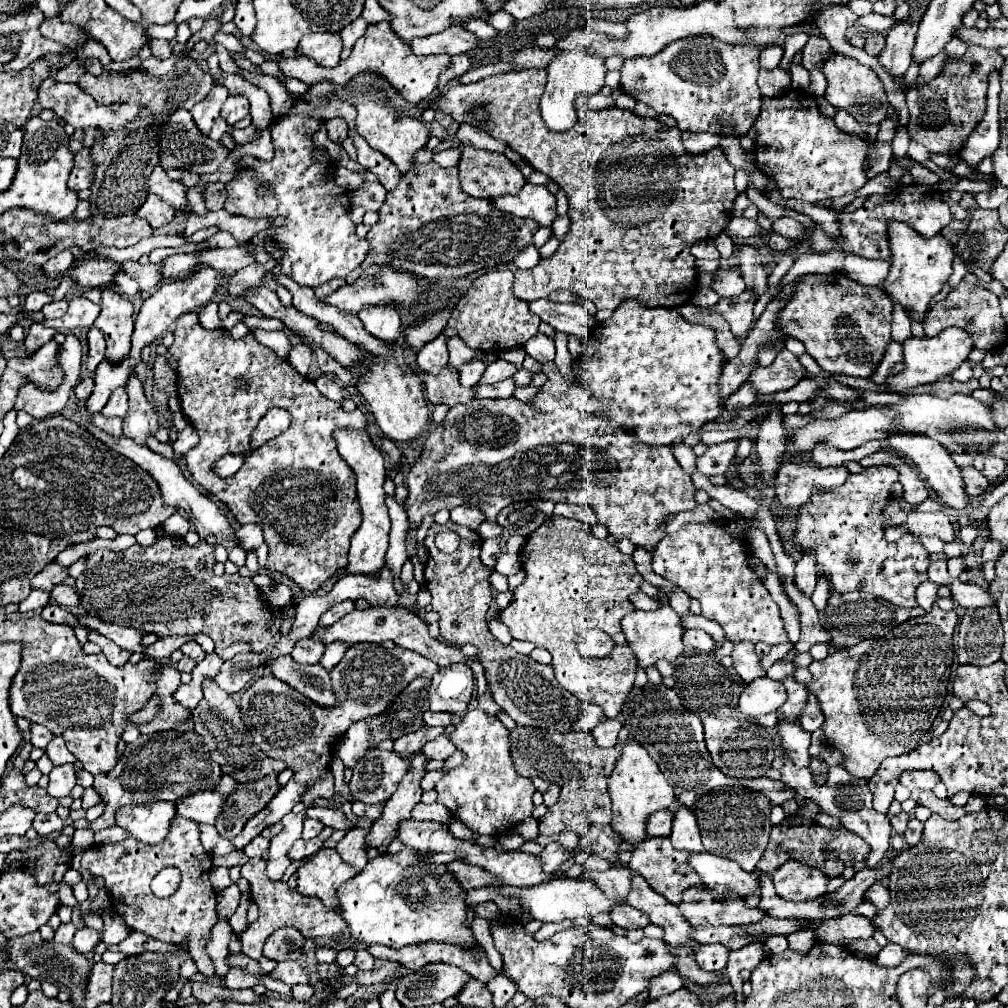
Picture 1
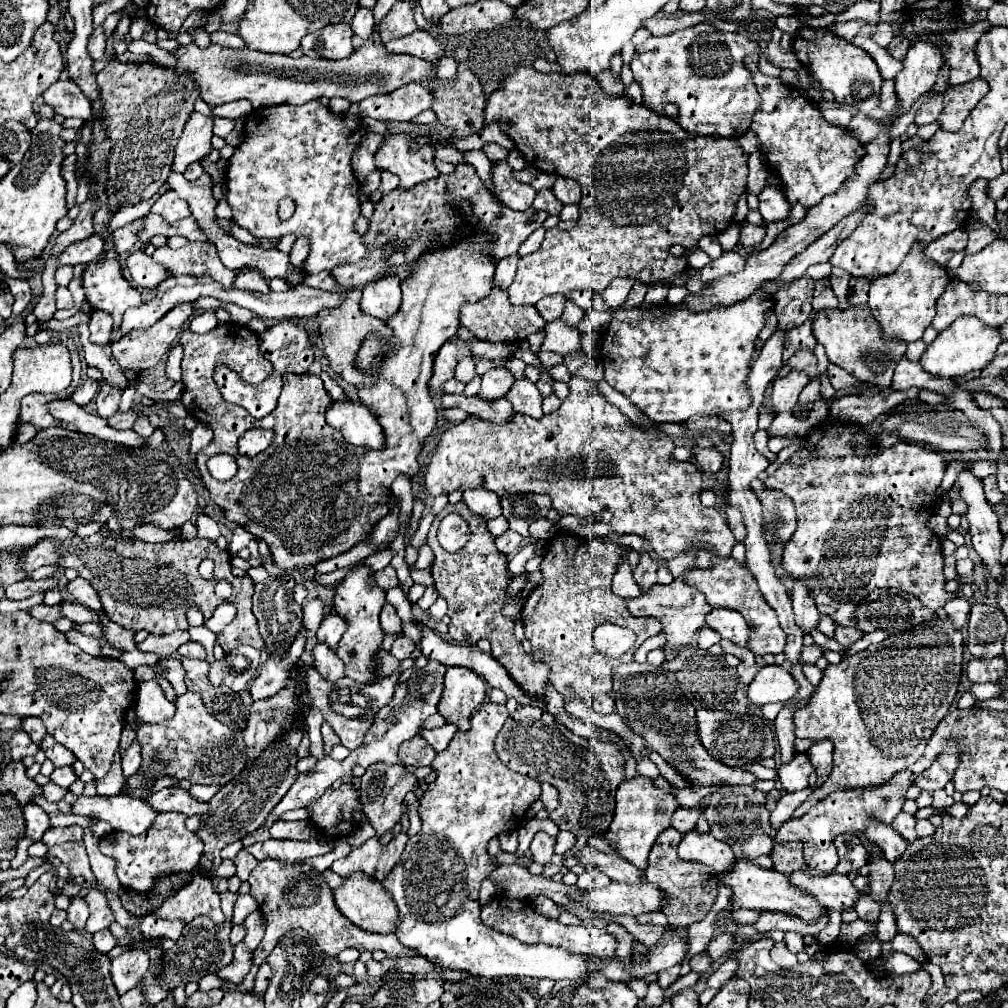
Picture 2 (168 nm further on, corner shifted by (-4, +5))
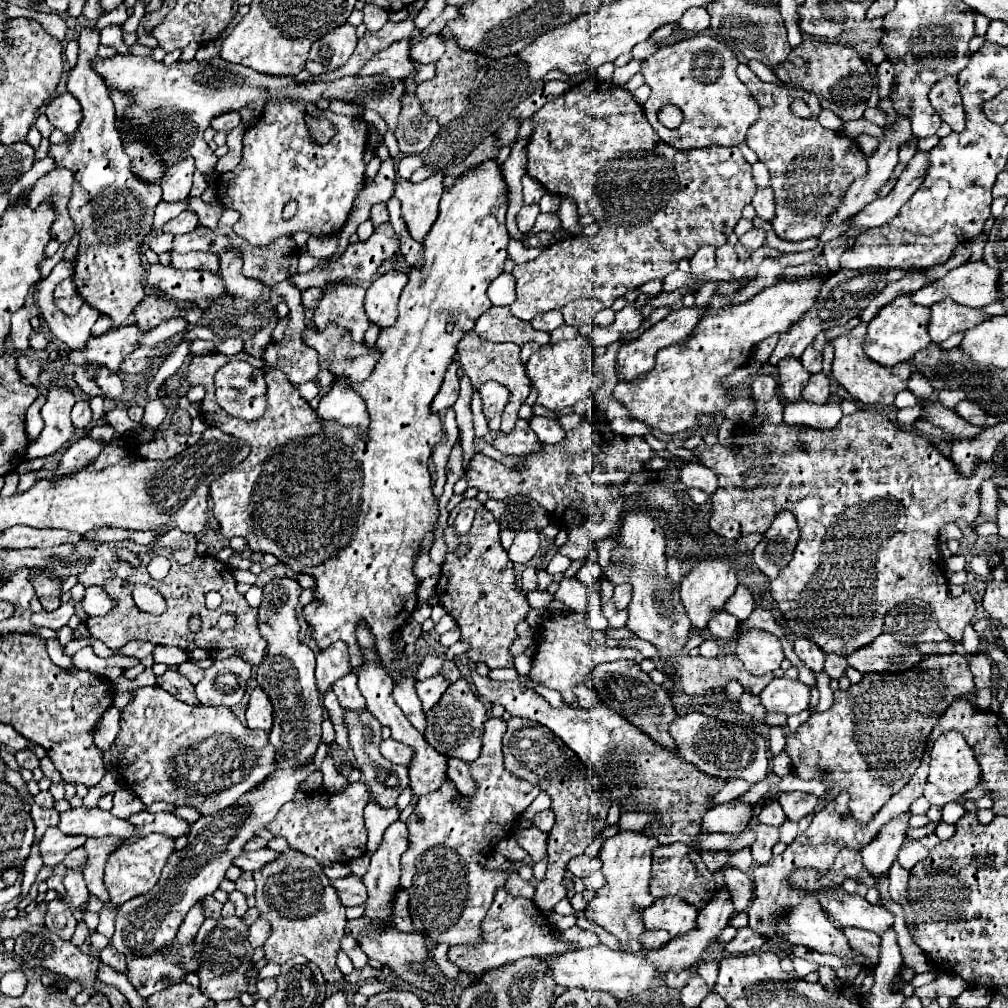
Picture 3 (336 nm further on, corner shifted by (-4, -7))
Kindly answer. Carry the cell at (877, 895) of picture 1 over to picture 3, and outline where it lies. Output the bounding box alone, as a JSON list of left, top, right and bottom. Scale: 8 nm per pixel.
[844,927,880,963]

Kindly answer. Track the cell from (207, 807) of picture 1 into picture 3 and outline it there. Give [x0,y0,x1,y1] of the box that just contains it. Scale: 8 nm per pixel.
[130,811,190,839]

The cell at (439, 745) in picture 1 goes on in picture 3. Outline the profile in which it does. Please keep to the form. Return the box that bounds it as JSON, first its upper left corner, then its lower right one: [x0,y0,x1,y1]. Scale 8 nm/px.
[380,739,412,767]

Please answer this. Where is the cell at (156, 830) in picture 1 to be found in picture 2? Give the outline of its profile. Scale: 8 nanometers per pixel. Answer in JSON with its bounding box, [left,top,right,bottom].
[72,795,158,835]

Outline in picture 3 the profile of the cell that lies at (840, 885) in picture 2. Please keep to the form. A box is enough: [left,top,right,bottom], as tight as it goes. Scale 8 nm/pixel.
[818,889,894,935]

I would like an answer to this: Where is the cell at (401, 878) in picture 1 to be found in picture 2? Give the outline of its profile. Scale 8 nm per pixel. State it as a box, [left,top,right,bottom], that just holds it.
[384,703,688,983]

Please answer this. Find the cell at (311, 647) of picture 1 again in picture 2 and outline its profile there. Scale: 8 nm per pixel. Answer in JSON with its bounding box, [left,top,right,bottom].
[314,643,346,683]

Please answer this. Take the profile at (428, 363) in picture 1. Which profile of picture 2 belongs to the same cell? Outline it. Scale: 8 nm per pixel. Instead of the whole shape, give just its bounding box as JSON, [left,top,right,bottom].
[430,341,458,391]

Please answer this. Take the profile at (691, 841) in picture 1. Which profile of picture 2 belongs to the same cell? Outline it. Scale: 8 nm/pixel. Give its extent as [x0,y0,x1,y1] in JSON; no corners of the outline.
[678,829,736,875]

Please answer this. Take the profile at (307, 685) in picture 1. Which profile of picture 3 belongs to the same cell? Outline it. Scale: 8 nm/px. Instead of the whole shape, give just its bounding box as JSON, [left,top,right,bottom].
[344,709,410,807]

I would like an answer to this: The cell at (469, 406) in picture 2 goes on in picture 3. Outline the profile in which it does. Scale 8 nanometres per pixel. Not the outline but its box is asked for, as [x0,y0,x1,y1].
[494,419,538,455]

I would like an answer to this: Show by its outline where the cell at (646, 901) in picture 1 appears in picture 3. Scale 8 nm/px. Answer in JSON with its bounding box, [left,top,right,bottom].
[566,855,600,879]

